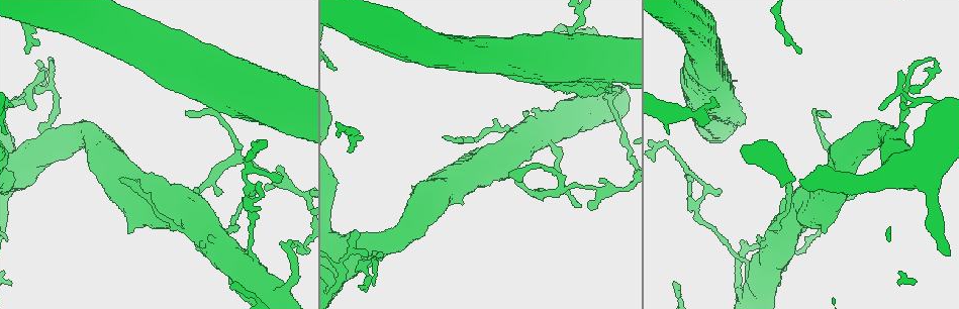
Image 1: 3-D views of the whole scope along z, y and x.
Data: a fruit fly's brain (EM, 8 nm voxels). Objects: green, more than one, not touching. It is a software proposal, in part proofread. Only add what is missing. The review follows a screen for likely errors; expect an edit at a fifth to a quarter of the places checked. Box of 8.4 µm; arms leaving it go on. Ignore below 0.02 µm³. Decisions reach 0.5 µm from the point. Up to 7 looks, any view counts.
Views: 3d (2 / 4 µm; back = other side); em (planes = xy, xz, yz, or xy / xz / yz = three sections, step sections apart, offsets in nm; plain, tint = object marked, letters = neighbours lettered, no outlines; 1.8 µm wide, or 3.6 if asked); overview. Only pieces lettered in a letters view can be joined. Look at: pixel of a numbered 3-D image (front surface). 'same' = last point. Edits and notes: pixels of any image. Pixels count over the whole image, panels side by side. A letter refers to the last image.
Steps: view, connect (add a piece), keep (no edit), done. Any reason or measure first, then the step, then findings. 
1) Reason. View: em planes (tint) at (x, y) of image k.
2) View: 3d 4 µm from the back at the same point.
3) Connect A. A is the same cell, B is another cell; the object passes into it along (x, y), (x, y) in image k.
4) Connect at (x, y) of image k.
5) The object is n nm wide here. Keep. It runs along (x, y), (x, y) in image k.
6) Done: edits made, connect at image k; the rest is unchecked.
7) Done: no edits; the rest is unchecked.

Abrupt turn. View: 3d 4 µm at (746, 248) of image 1.

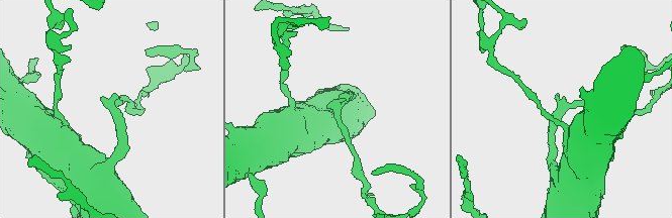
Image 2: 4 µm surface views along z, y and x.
Need the tissue. View: em xy step 16 (tint) at (564, 109) of image 2.

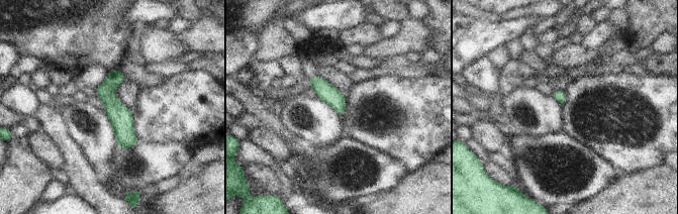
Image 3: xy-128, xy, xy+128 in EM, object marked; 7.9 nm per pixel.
View: em planes (letters) at the same point.

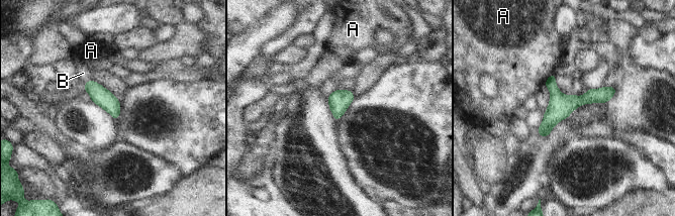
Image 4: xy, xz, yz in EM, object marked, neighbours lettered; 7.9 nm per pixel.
Connect B. B is the same cell, A is another cell; the object passes into it along (102, 97), (88, 81), (83, 68) in image 4; the cell continues.

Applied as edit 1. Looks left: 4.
View: overview.

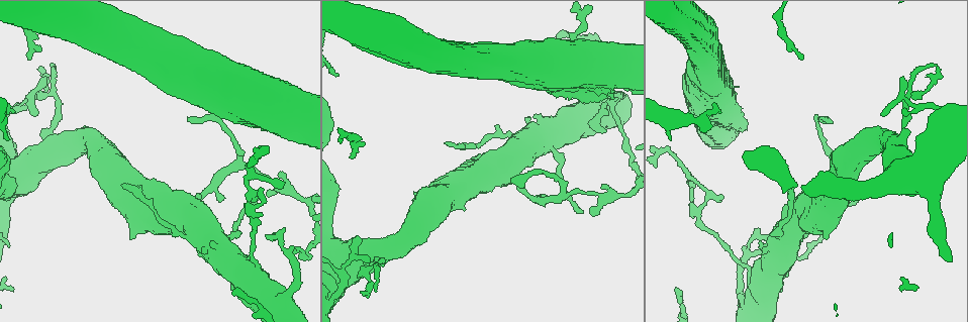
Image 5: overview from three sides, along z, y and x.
Stops while still wide. View: 3d 4 µm at (825, 237) of image 5.

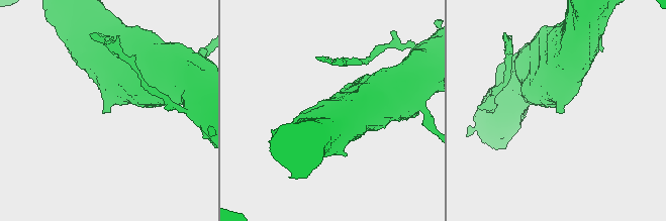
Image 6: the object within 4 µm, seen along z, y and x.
Shape alone is not enough. View: em 3.6 µm planes (tint) at (106, 111) of image 6.

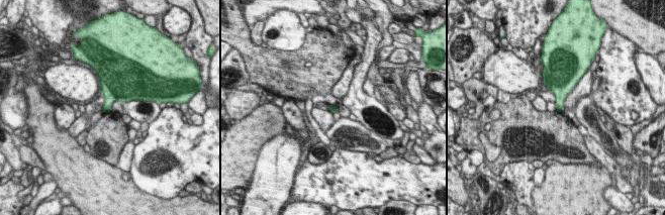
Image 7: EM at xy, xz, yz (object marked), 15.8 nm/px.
View: em 3.6 µm planes (letters) at the same point.

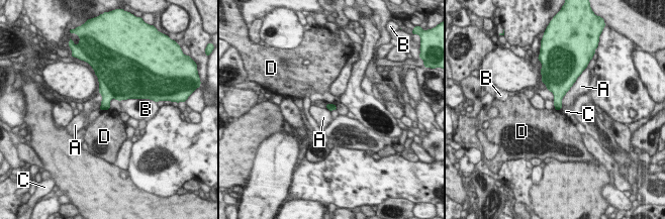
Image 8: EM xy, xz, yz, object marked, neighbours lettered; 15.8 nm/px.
Keep. A, B, C and D are other cells; a border runs along (108, 108), (101, 111) in image 8; no lettered piece goes on from it.

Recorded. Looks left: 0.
Done: edits made, connect at image 4; the rest is unchecked.

